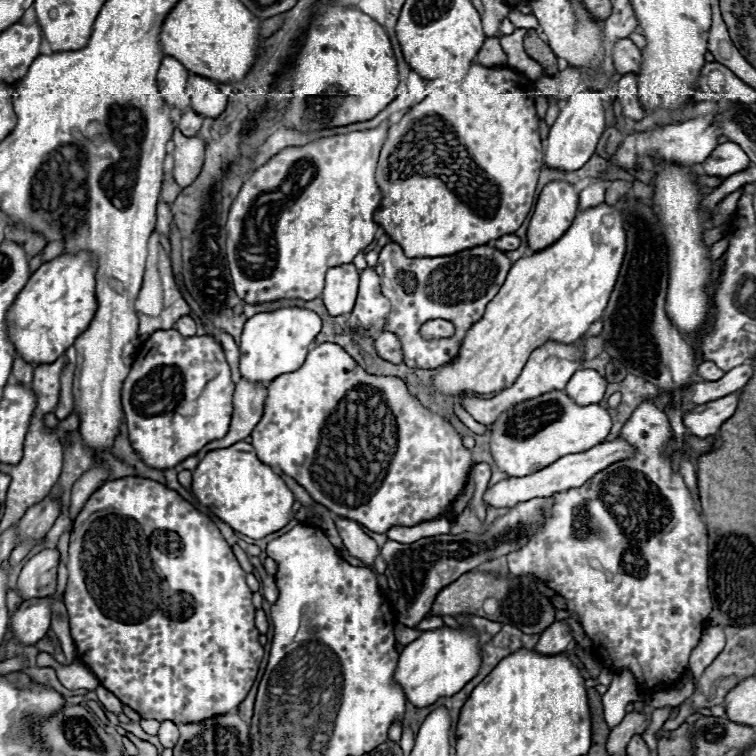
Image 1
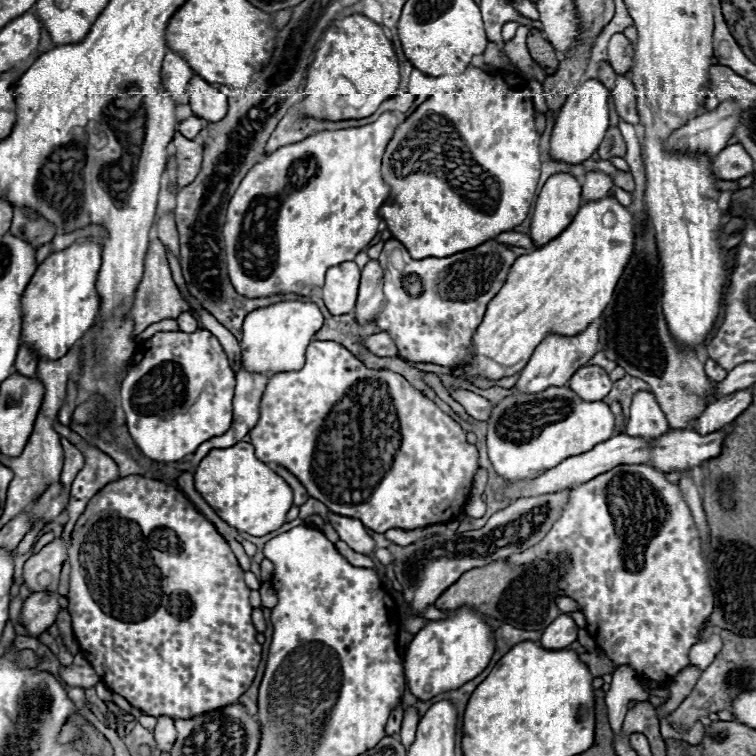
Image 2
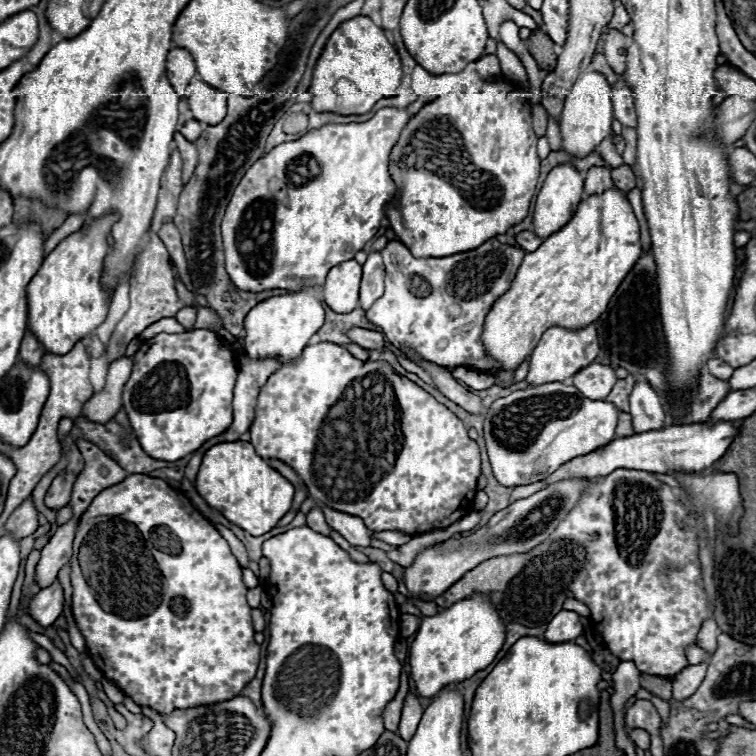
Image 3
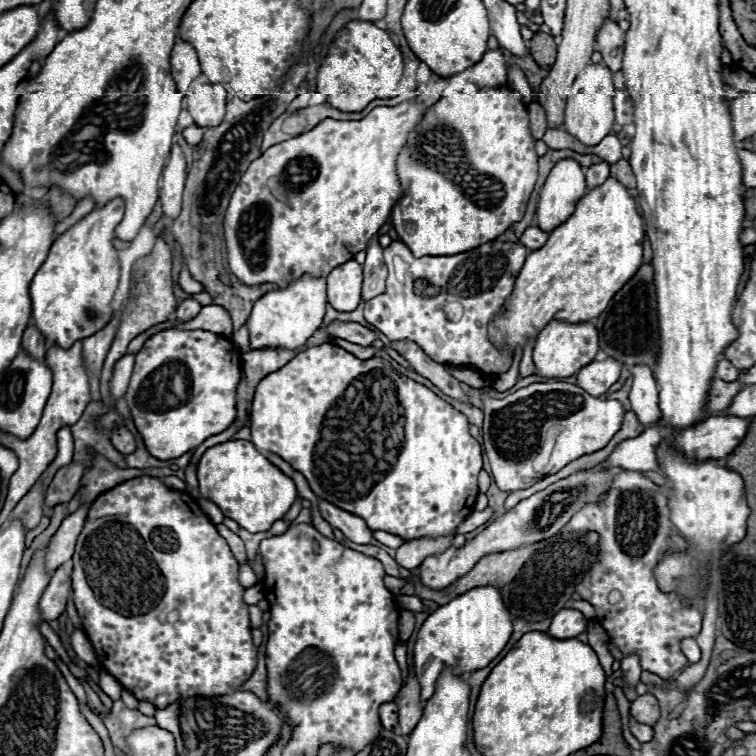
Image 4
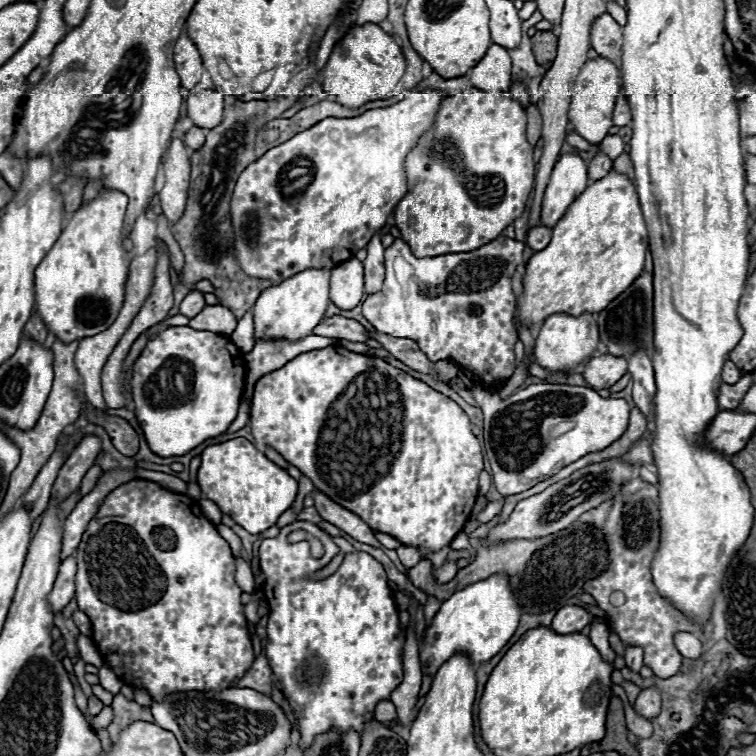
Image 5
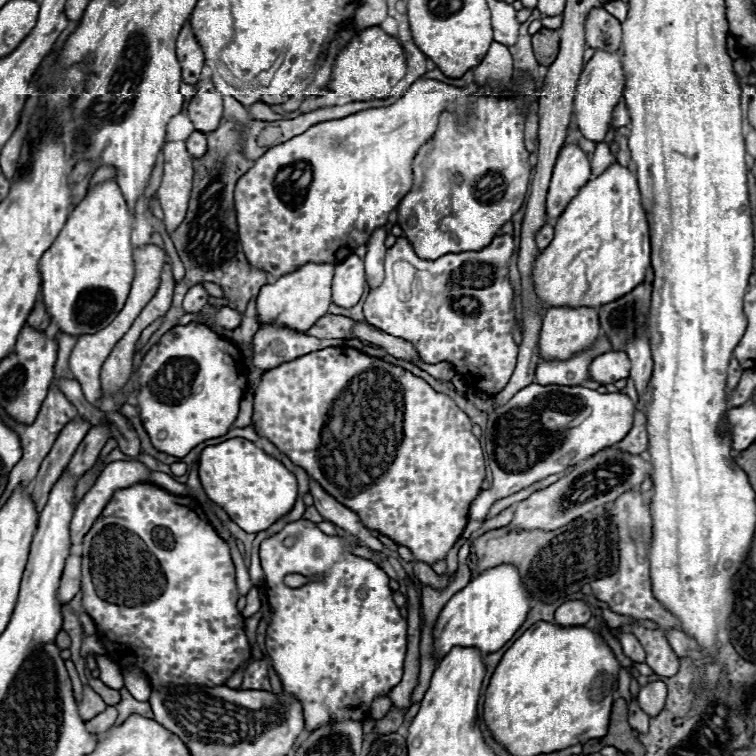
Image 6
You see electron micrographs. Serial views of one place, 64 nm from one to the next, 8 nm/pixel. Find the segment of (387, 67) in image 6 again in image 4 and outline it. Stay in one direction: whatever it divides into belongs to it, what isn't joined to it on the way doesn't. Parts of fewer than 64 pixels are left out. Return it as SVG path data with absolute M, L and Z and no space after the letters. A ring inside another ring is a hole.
M352 20L336 34L328 56L318 68L318 92L324 94L326 102L332 102L332 106L340 110L360 112L372 100L390 98L398 90L402 70L402 54L390 40L388 32L380 30L372 22Z

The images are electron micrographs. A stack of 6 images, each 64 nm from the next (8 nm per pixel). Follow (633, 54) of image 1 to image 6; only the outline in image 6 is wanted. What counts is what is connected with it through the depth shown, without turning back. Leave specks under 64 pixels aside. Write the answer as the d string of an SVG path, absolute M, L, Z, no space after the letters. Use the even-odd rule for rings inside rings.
M592 8L588 12L584 32L586 32L586 42L592 48L606 48L606 46L620 48L622 44L620 22L604 8Z

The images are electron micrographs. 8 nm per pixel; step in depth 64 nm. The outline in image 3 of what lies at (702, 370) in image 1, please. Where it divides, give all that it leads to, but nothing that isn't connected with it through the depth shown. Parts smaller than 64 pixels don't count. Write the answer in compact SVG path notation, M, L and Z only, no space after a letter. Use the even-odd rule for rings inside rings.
M720 358L708 360L708 370L710 370L710 374L714 374L714 376L720 378L720 380L730 380L732 374L734 374L734 368L728 366L728 364L726 364L724 360L720 360Z

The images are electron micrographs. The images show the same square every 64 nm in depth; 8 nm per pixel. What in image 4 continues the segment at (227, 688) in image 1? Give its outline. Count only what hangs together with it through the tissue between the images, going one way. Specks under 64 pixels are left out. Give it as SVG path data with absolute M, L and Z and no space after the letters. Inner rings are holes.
M140 476L126 480L104 494L100 494L94 500L94 510L90 512L90 518L84 524L84 530L78 536L76 552L74 552L74 572L72 572L72 588L74 588L74 604L78 614L84 622L84 632L90 638L96 656L100 660L100 666L108 670L126 690L130 690L138 700L150 700L156 708L164 708L176 700L184 700L190 696L222 696L230 694L232 690L238 690L242 682L250 678L250 674L256 668L256 648L252 644L252 628L248 620L248 604L244 604L242 594L244 588L238 584L238 562L232 556L226 540L216 532L214 524L208 520L208 516L200 510L194 498L190 498L186 492L176 492L166 488L160 480L150 476ZM118 506L128 506L130 510L126 514L118 514Z

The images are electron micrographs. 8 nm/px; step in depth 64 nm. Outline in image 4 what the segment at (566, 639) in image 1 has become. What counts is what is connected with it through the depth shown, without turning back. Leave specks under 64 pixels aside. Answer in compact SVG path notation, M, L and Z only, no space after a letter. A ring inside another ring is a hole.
M564 608L552 618L548 632L550 632L550 636L556 636L556 638L574 638L586 628L586 622L588 620L584 618L582 612L572 610L572 608Z

